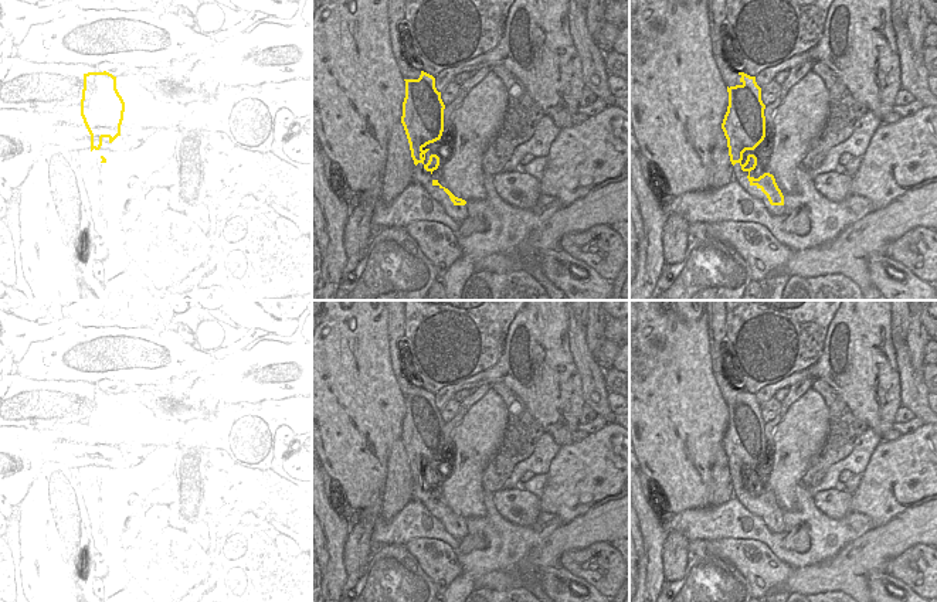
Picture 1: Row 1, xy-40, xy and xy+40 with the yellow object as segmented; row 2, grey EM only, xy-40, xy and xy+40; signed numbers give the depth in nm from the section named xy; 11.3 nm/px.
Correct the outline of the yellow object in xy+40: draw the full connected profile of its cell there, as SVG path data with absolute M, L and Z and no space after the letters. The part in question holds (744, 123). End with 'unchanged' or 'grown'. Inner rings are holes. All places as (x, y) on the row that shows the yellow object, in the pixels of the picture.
M739 72L740 85L727 86L729 106L724 115L722 129L727 139L730 161L739 163L747 176L740 178L740 186L754 198L765 205L771 215L784 214L784 195L778 188L775 178L763 171L757 164L757 157L748 154L743 164L743 153L758 147L767 132L765 105L761 101L761 88L756 76Z; grown

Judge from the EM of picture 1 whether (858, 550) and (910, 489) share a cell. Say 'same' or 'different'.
different

